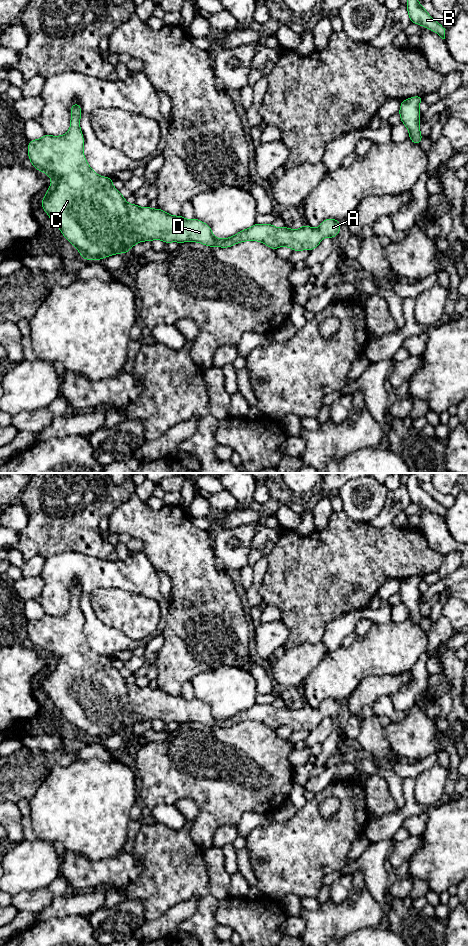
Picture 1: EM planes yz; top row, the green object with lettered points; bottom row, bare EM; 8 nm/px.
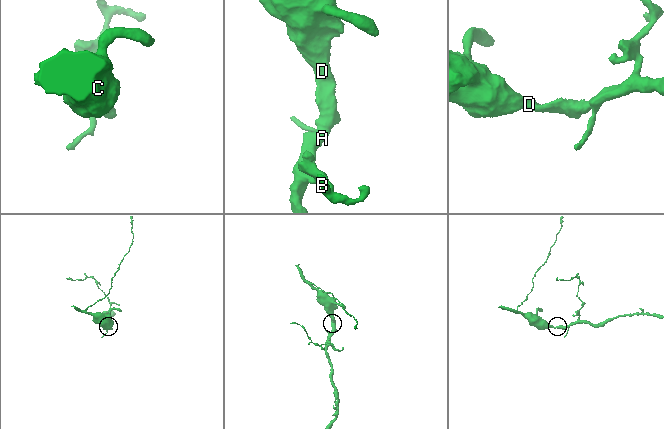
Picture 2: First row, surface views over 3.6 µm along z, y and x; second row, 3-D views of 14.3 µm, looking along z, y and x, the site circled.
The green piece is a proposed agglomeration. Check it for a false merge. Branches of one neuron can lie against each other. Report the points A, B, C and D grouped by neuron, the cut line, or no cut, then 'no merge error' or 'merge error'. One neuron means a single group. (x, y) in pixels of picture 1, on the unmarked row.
groups A B C D; cut none; no merge error

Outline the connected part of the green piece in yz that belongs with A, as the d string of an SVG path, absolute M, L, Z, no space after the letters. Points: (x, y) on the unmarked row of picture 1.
M78 582L70 587L70 593L70 609L65 615L44 614L41 619L30 620L27 632L34 648L48 654L52 661L47 674L41 680L43 690L61 710L62 715L77 728L84 740L101 740L115 734L128 734L135 724L155 719L160 719L165 724L198 722L221 728L229 728L244 721L259 721L275 731L280 726L287 726L292 731L311 731L324 717L334 719L341 710L341 702L332 698L323 700L317 709L306 703L297 710L291 710L287 706L276 708L273 704L255 703L232 717L218 719L212 714L211 707L197 698L187 700L181 694L172 696L160 688L140 688L136 683L127 684L126 678L113 667L113 657L102 657L95 653L83 634L84 617L79 603L82 590Z

